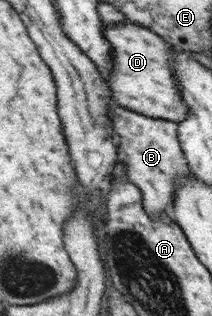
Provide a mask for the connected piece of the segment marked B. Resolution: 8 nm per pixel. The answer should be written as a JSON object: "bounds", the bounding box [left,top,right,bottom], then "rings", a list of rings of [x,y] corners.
{"bounds":[109,103,194,221],"rings":[[[114,103],[109,108],[112,129],[118,135],[122,153],[127,157],[118,161],[118,173],[130,179],[139,188],[143,197],[143,208],[151,218],[156,219],[166,214],[175,221],[172,212],[175,181],[186,176],[194,176],[178,139],[177,123],[145,116]]]}

